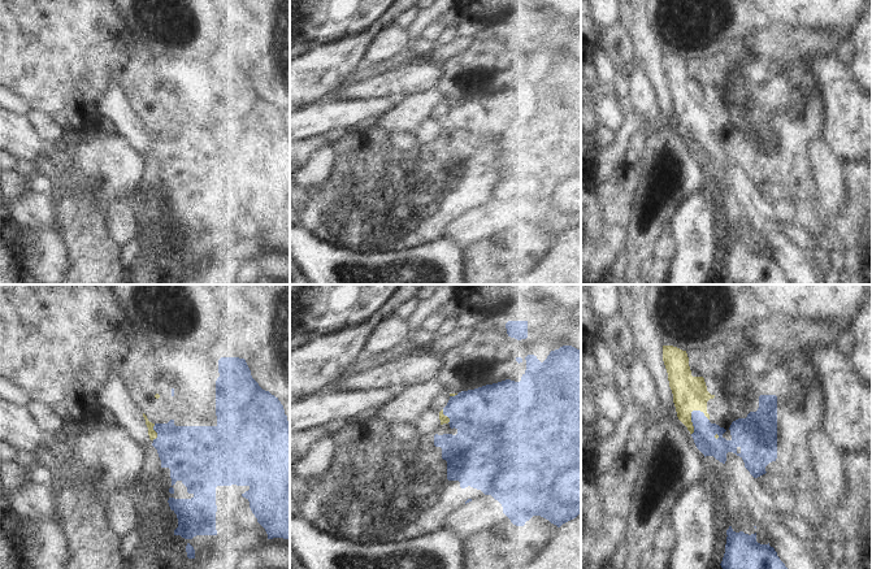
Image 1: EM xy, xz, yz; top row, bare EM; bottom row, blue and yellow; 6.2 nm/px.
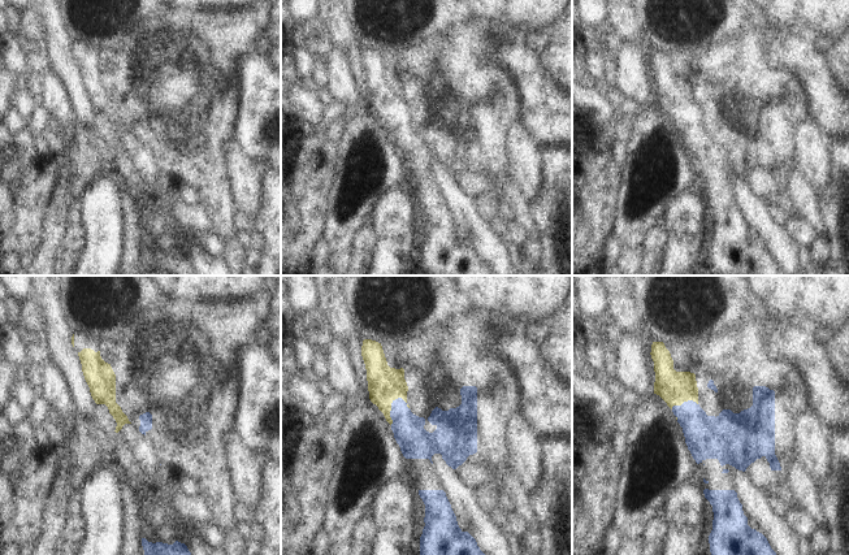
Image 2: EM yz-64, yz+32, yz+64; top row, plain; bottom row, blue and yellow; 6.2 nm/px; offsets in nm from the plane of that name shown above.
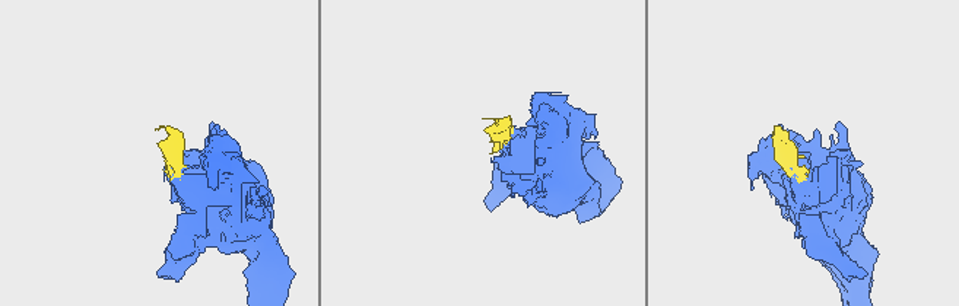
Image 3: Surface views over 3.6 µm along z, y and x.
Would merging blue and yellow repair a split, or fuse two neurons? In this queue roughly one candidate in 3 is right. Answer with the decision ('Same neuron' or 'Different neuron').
Same neuron

